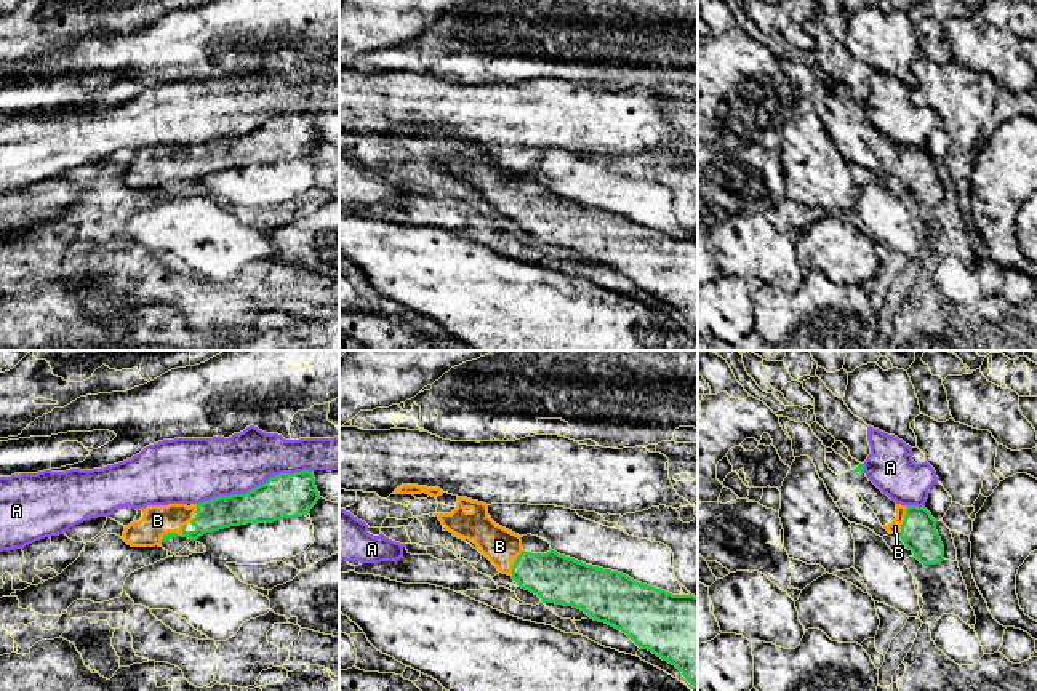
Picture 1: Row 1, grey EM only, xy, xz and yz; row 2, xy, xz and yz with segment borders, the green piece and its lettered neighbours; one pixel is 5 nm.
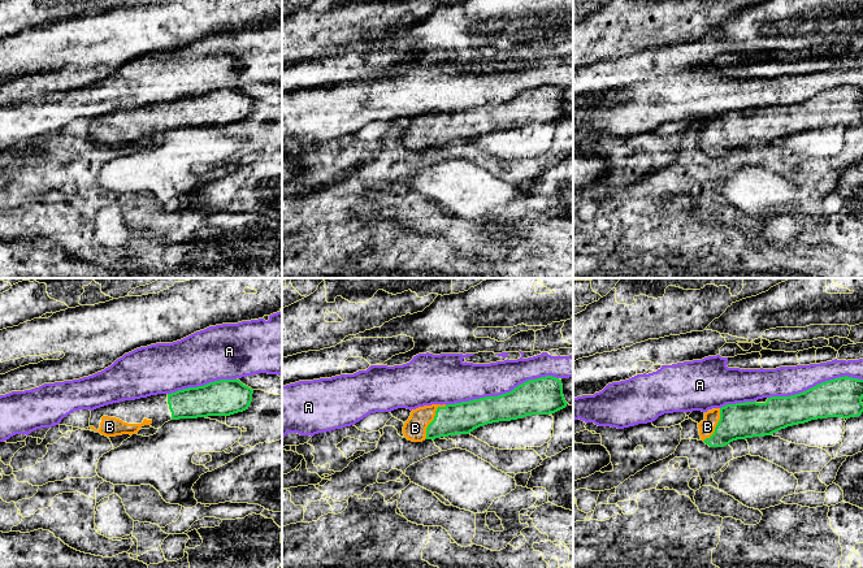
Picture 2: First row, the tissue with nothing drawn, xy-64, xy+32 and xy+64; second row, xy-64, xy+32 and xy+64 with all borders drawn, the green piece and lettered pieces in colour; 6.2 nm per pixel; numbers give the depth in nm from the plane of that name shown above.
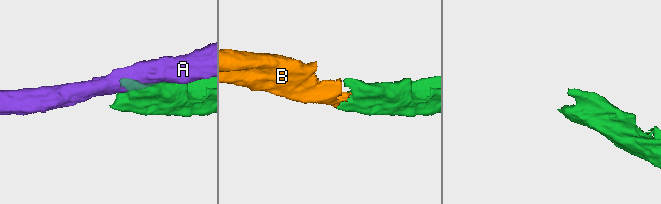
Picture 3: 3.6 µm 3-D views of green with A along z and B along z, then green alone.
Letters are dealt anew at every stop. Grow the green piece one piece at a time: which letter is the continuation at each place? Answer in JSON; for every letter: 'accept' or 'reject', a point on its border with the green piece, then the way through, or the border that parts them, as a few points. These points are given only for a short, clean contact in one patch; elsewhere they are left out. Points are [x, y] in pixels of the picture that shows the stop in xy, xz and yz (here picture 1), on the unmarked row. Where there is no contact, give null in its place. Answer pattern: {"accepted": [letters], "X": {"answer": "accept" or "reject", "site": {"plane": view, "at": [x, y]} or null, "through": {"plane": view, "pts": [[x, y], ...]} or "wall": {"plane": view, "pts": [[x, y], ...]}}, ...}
{"accepted": ["B"], "A": {"answer": "reject", "site": {"plane": "xy", "at": [253, 130]}}, "B": {"answer": "accept", "site": {"plane": "yz", "at": [904, 162]}, "through": {"plane": "yz", "pts": [[919, 175], [904, 162], [895, 168]]}}}

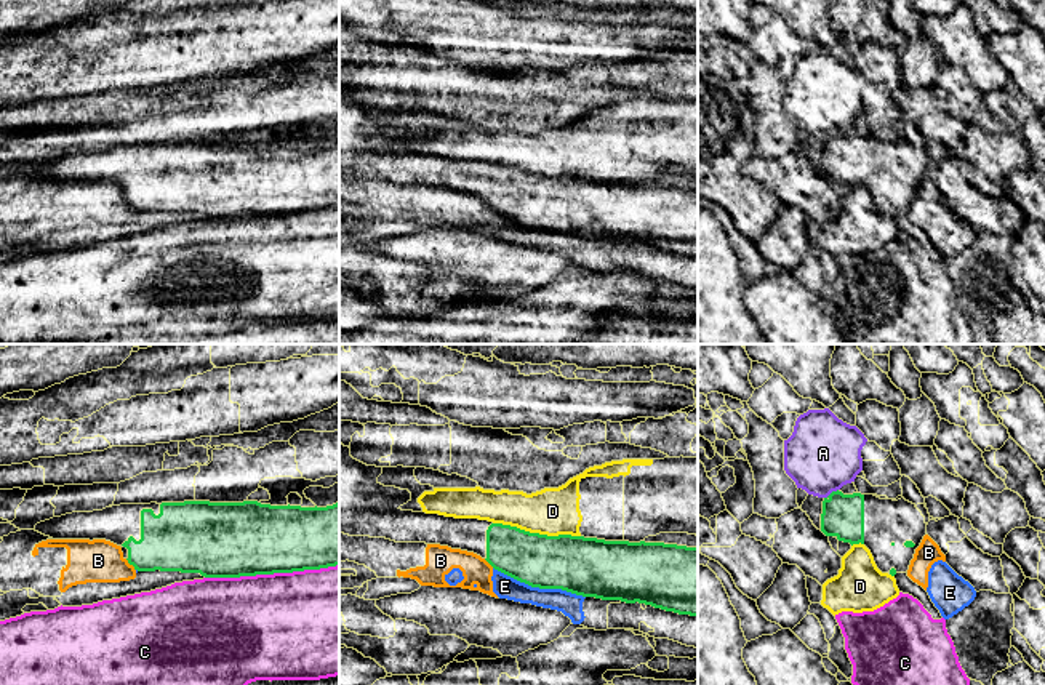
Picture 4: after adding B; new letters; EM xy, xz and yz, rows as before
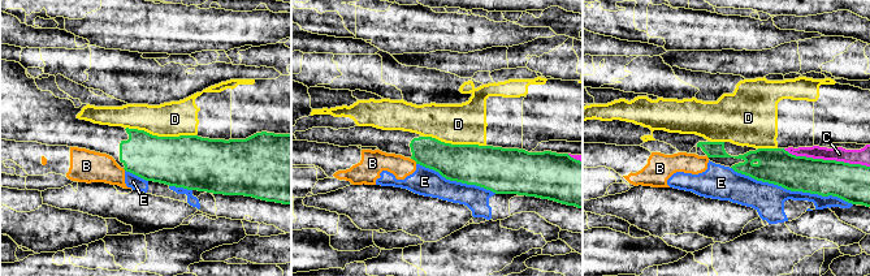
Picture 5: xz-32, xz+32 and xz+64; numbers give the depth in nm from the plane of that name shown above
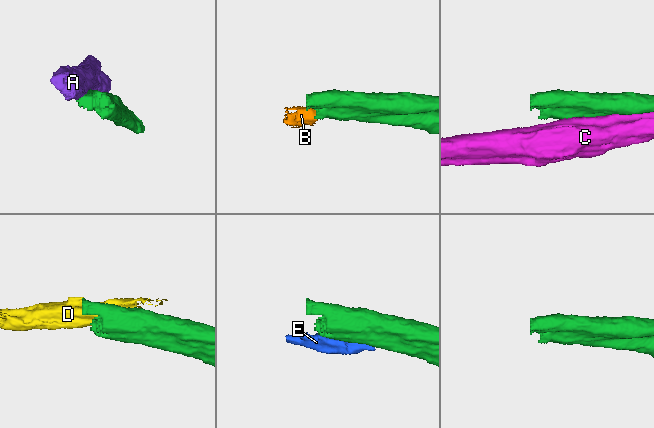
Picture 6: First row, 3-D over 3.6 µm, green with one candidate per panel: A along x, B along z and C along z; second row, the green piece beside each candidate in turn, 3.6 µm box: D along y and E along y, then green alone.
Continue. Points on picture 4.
{"accepted": [], "A": {"answer": "reject", "site": {"plane": "yz", "at": [832, 133]}}, "B": {"answer": "reject", "site": {"plane": "xy", "at": [132, 205]}, "wall": {"plane": "xy", "pts": [[125, 200], [135, 212]]}}, "C": {"answer": "reject", "site": {"plane": "xy", "at": [271, 215]}}, "D": {"answer": "reject", "site": {"plane": "xz", "at": [536, 175]}}, "E": {"answer": "reject", "site": {"plane": "xz", "at": [540, 229]}}}

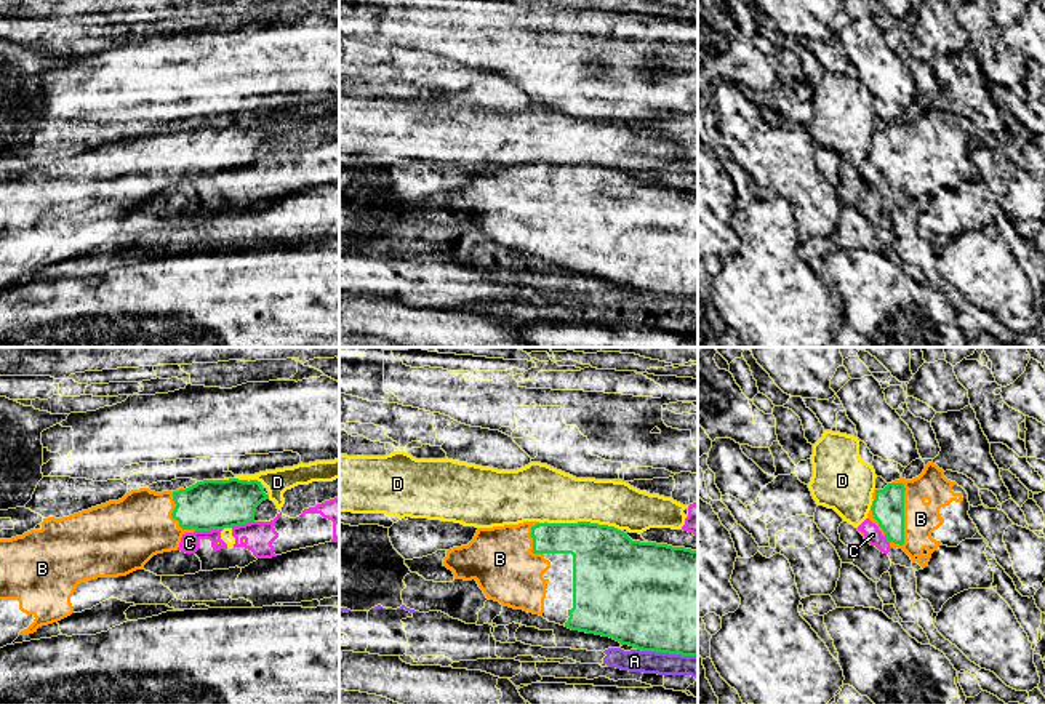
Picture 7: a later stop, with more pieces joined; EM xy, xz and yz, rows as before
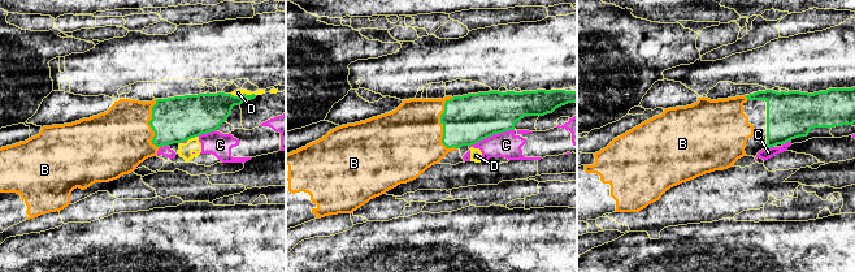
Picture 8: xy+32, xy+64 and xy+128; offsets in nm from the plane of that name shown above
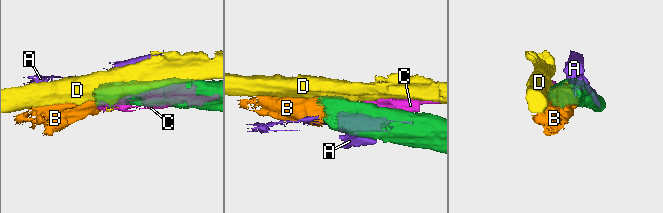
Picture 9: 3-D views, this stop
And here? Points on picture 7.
{"accepted": ["B"], "A": {"answer": "reject", "site": {"plane": "xz", "at": [669, 295]}}, "B": {"answer": "accept", "site": {"plane": "yz", "at": [903, 152]}}, "C": {"answer": "reject", "site": {"plane": "xy", "at": [208, 172]}, "wall": {"plane": "xy", "pts": [[221, 170], [196, 173]]}}, "D": {"answer": "reject", "site": {"plane": "xz", "at": [584, 164]}}}

